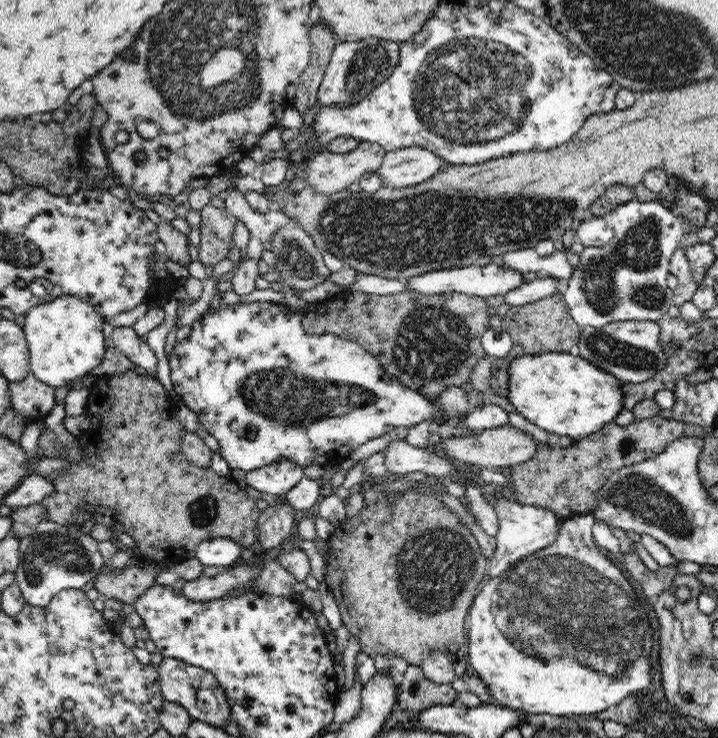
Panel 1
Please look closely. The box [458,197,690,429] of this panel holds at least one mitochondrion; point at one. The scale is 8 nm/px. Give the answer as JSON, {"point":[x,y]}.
{"point":[608,281]}

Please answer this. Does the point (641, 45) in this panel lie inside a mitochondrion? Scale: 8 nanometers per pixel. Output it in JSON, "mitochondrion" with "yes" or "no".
{"mitochondrion":"yes"}

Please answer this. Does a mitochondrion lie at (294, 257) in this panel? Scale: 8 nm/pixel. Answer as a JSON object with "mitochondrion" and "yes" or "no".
{"mitochondrion":"yes"}

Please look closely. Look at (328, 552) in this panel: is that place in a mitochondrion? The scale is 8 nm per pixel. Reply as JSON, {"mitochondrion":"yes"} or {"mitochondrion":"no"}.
{"mitochondrion":"no"}

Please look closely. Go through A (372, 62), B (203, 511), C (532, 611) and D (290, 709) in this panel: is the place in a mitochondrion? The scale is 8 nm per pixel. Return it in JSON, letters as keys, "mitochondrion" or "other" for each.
{"A":"mitochondrion","B":"mitochondrion","C":"mitochondrion","D":"other"}

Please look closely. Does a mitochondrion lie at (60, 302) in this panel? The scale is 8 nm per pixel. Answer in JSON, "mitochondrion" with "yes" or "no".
{"mitochondrion":"no"}

